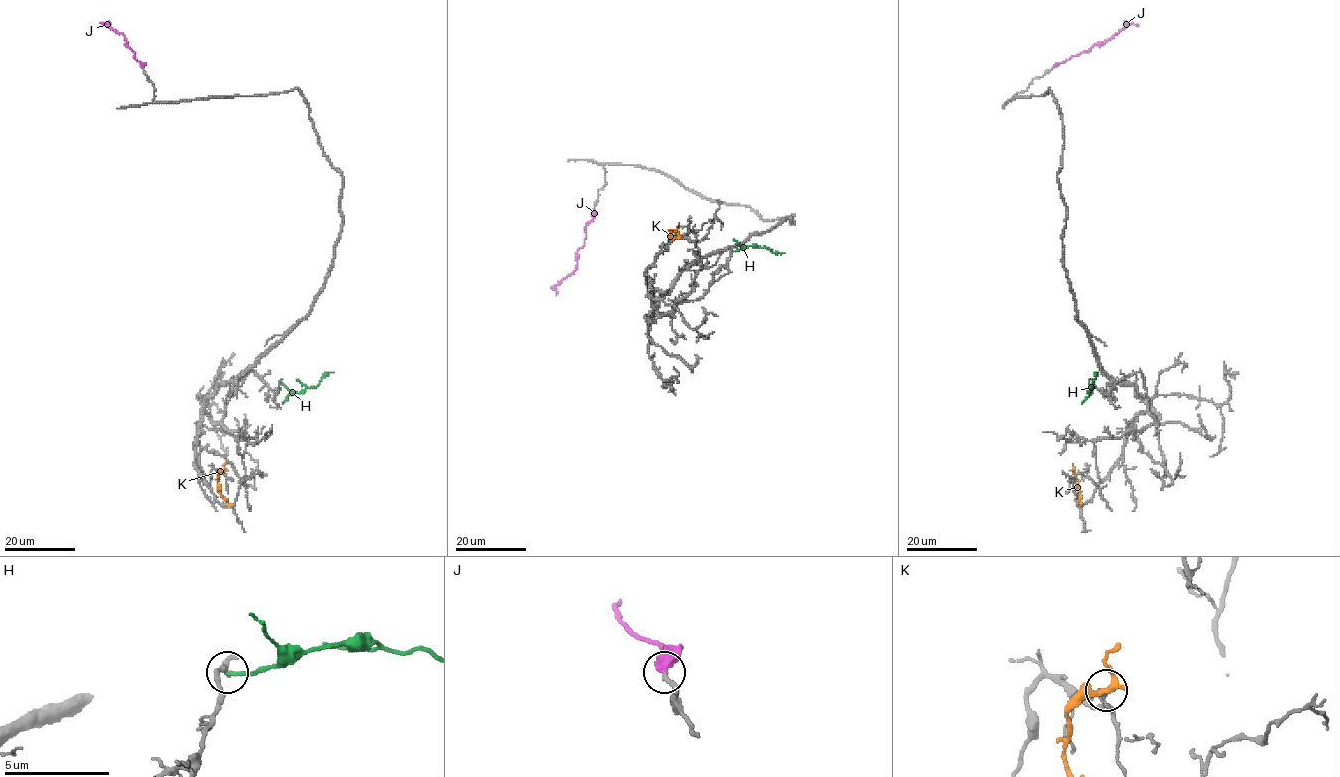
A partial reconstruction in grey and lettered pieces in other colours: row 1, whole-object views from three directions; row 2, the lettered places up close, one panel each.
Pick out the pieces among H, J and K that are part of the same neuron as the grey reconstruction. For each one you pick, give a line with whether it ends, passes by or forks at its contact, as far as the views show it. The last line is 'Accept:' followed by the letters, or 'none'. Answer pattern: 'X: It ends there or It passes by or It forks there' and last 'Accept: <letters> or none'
J: It ends there
Accept: J

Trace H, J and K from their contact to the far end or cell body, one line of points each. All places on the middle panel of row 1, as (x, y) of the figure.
H: (732, 250), (757, 245), (784, 253)
J: (593, 211), (593, 218), (585, 227), (584, 244), (576, 251), (576, 268), (555, 286), (556, 294)
K: (675, 231), (668, 235), (683, 237)

